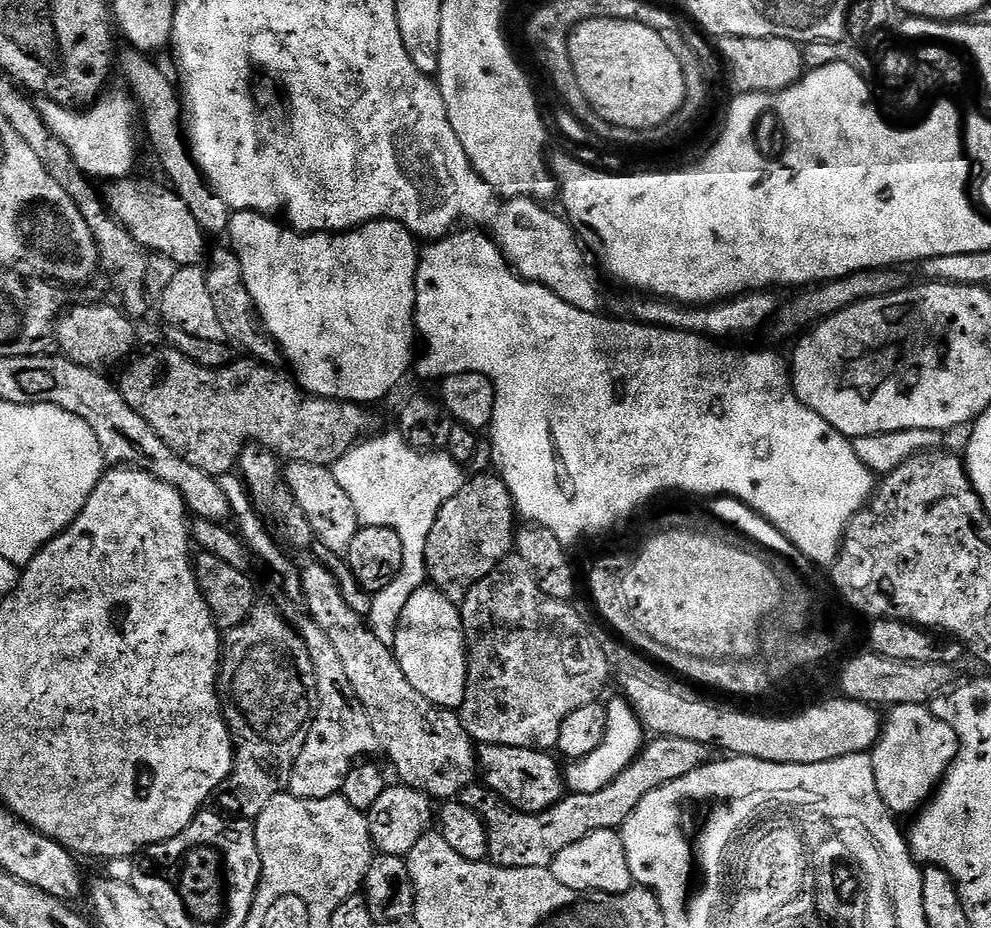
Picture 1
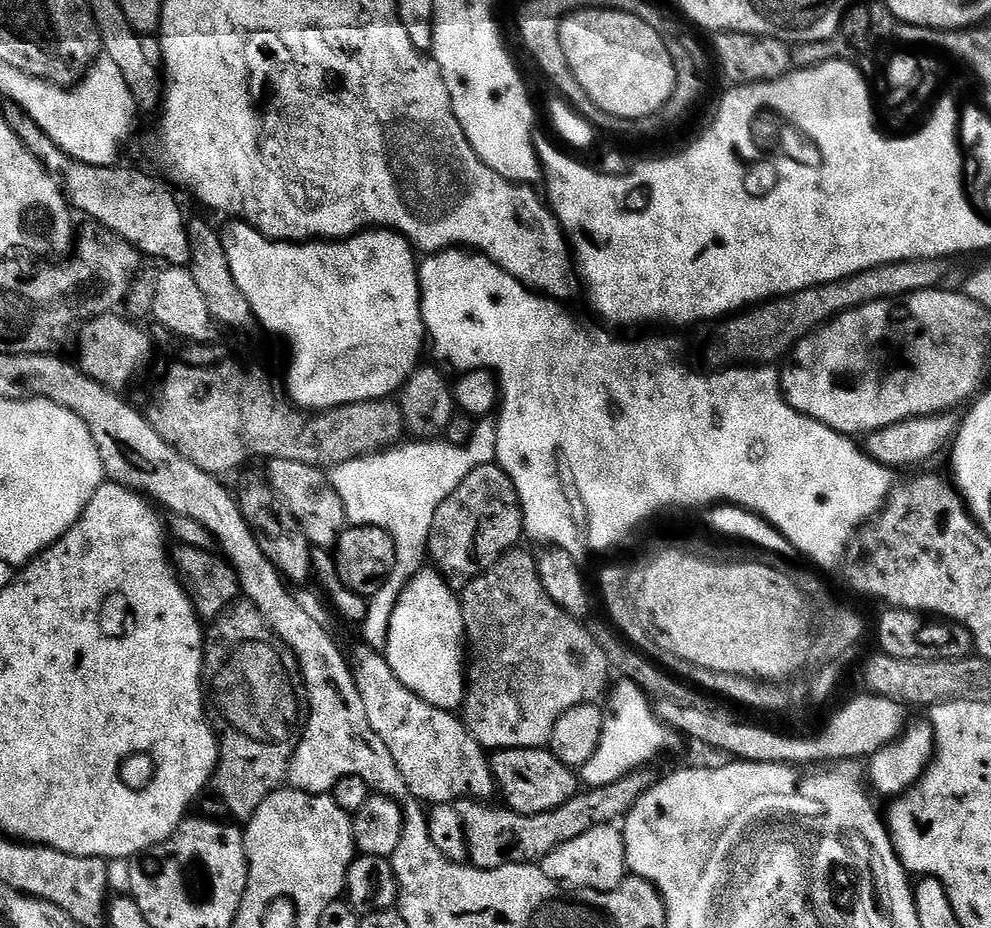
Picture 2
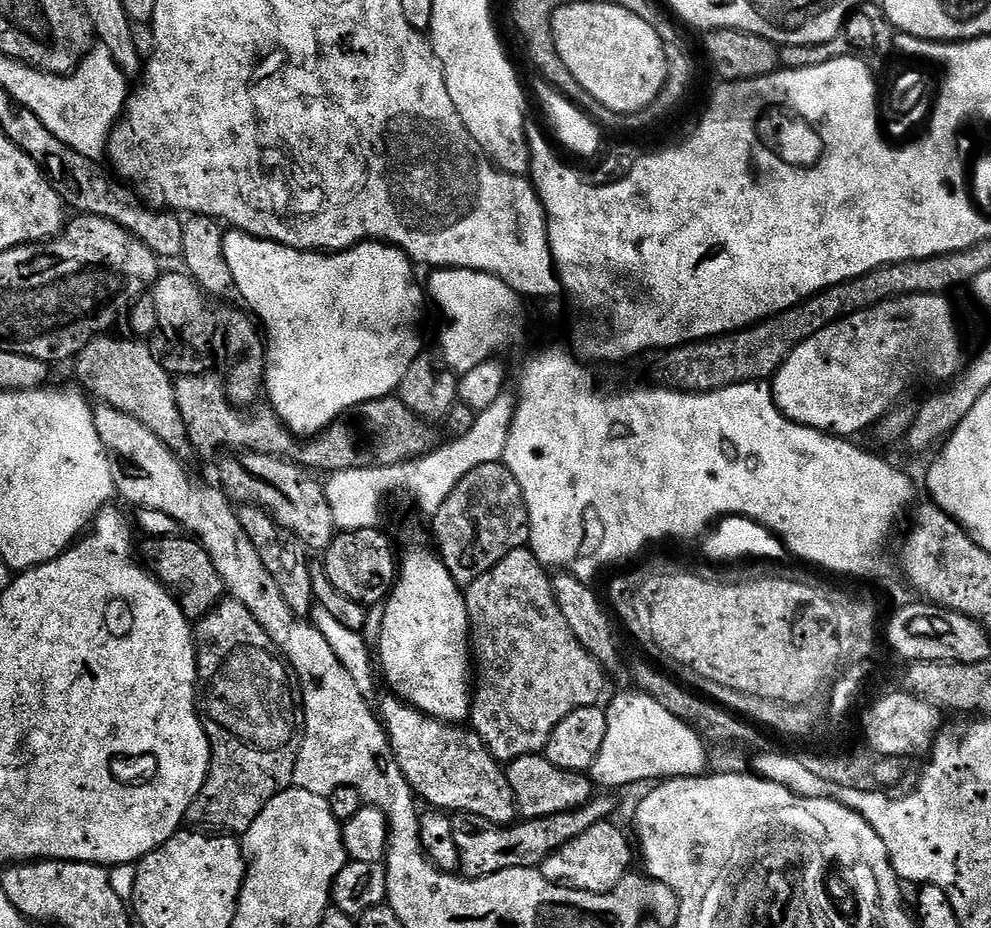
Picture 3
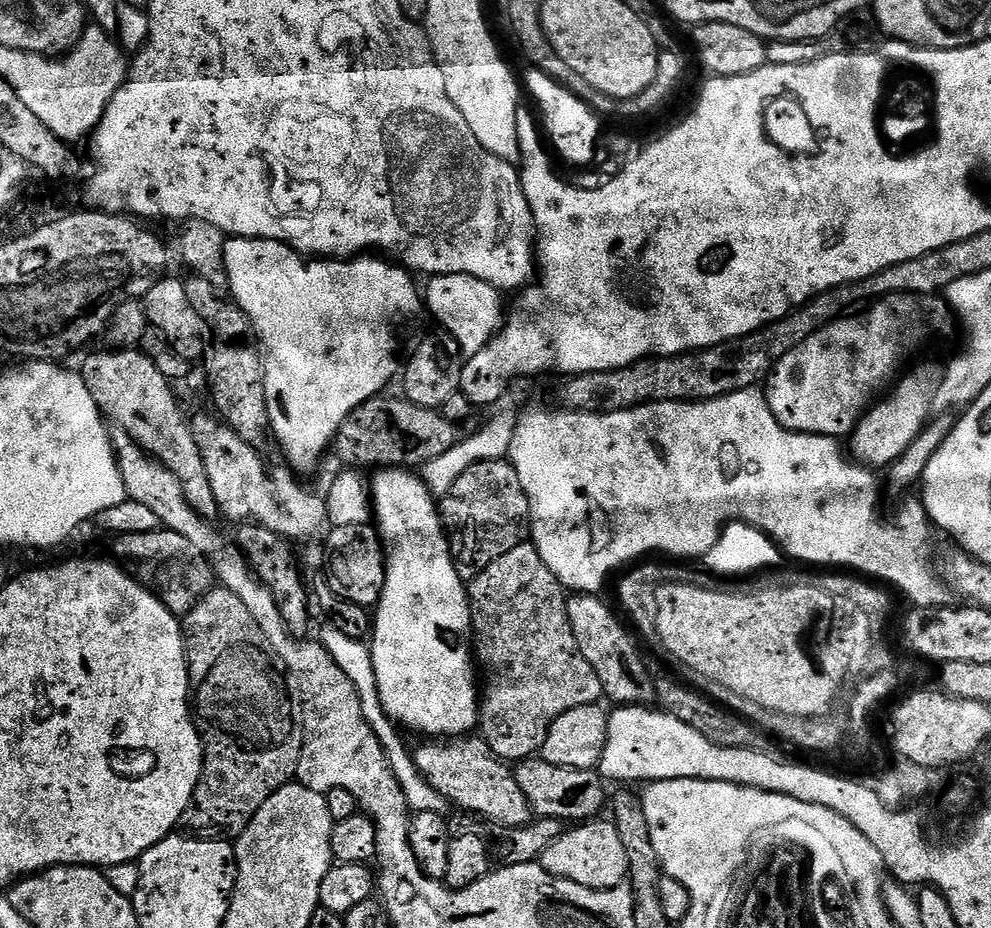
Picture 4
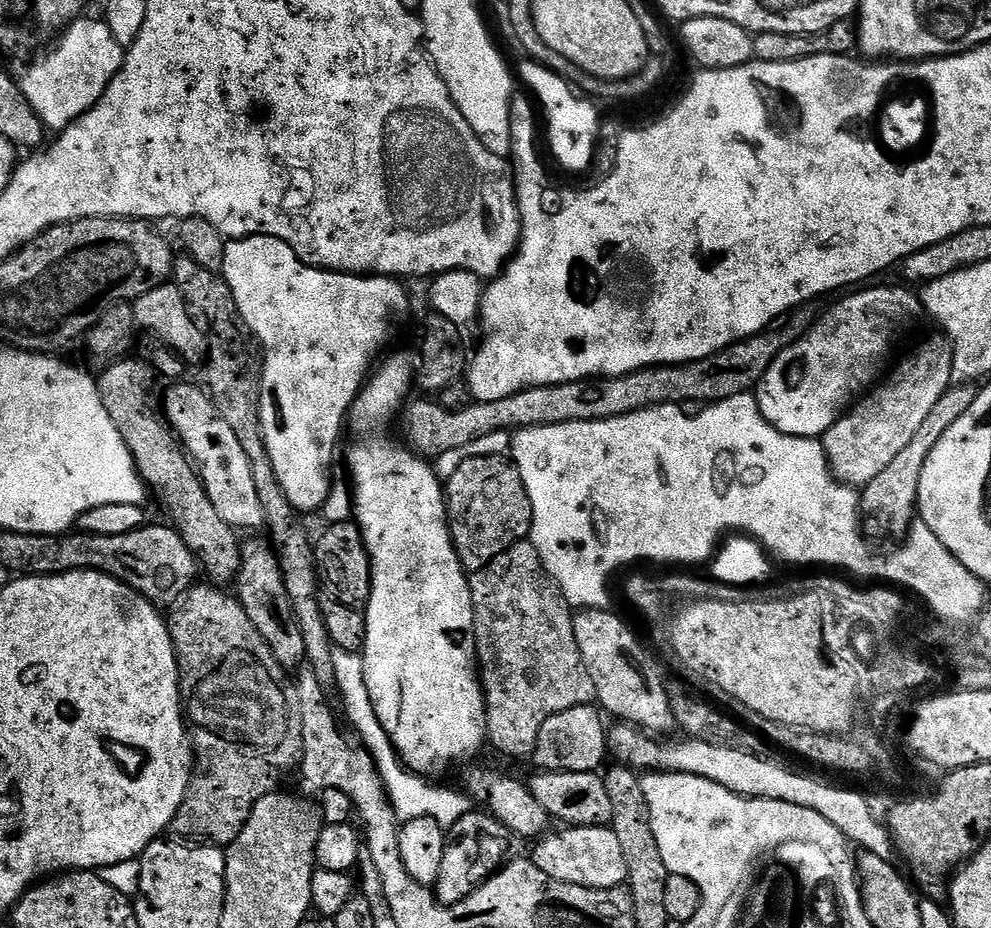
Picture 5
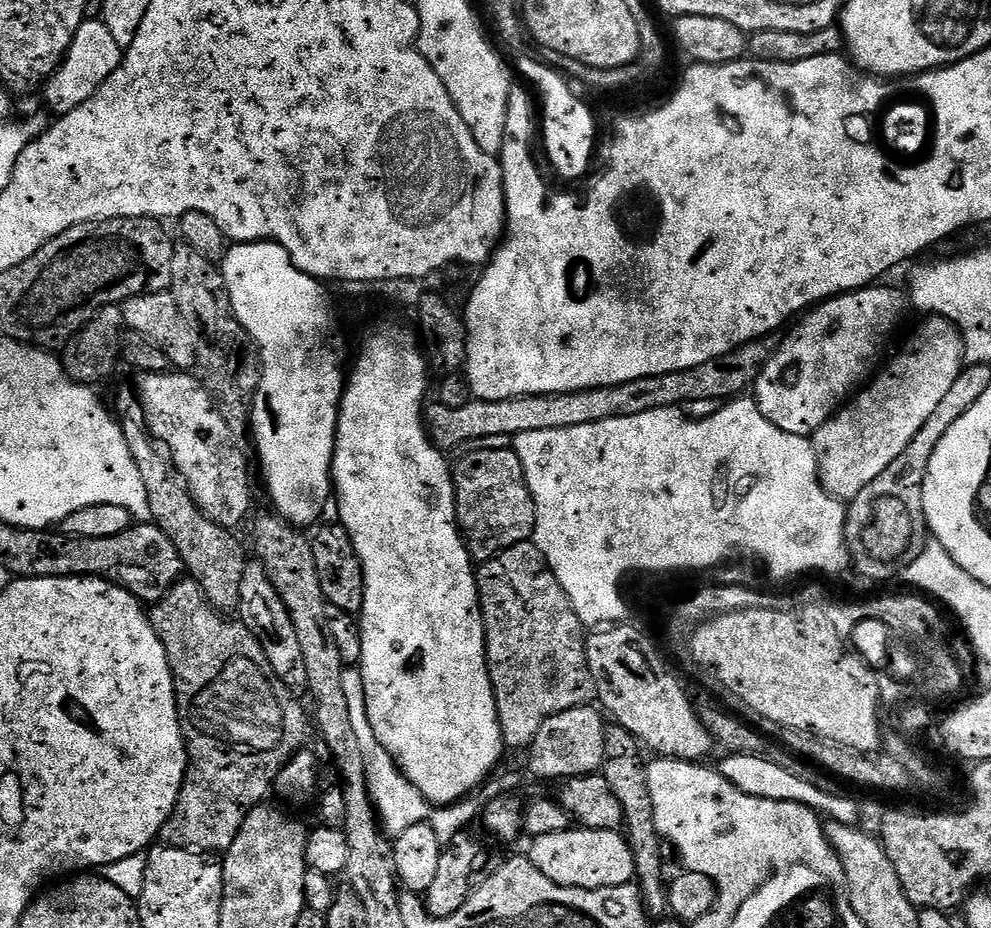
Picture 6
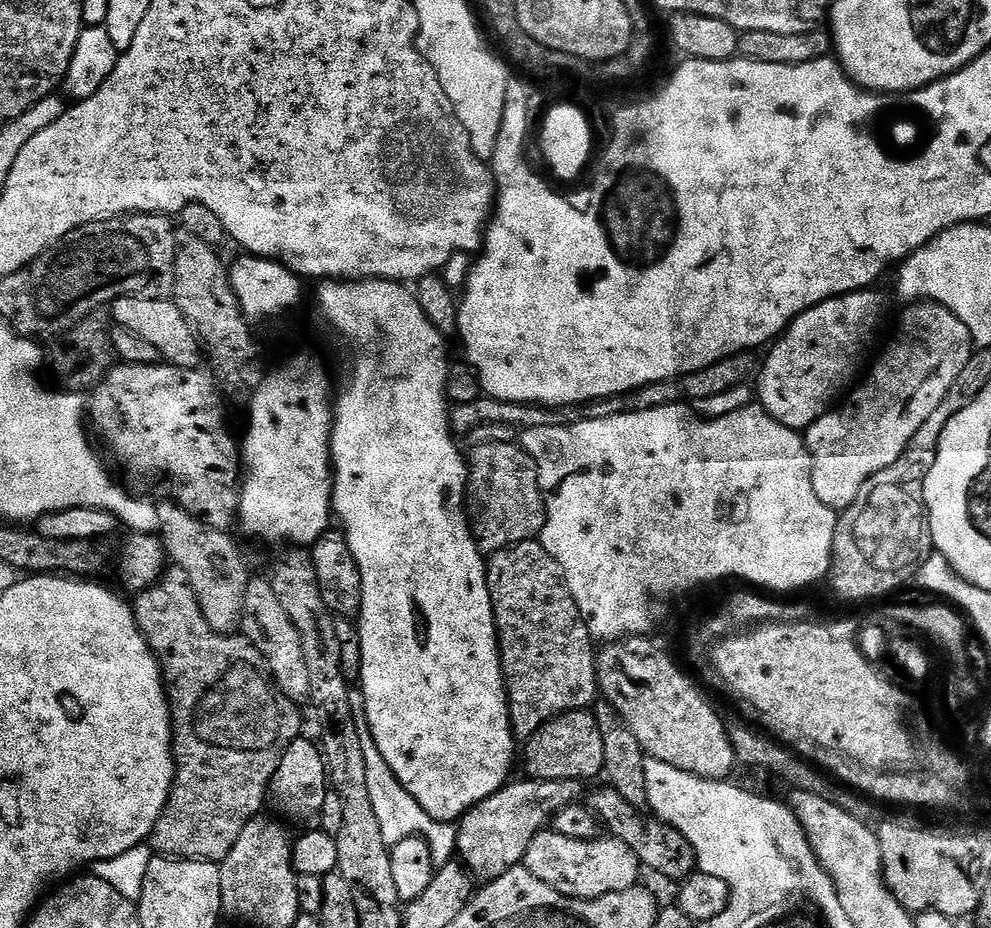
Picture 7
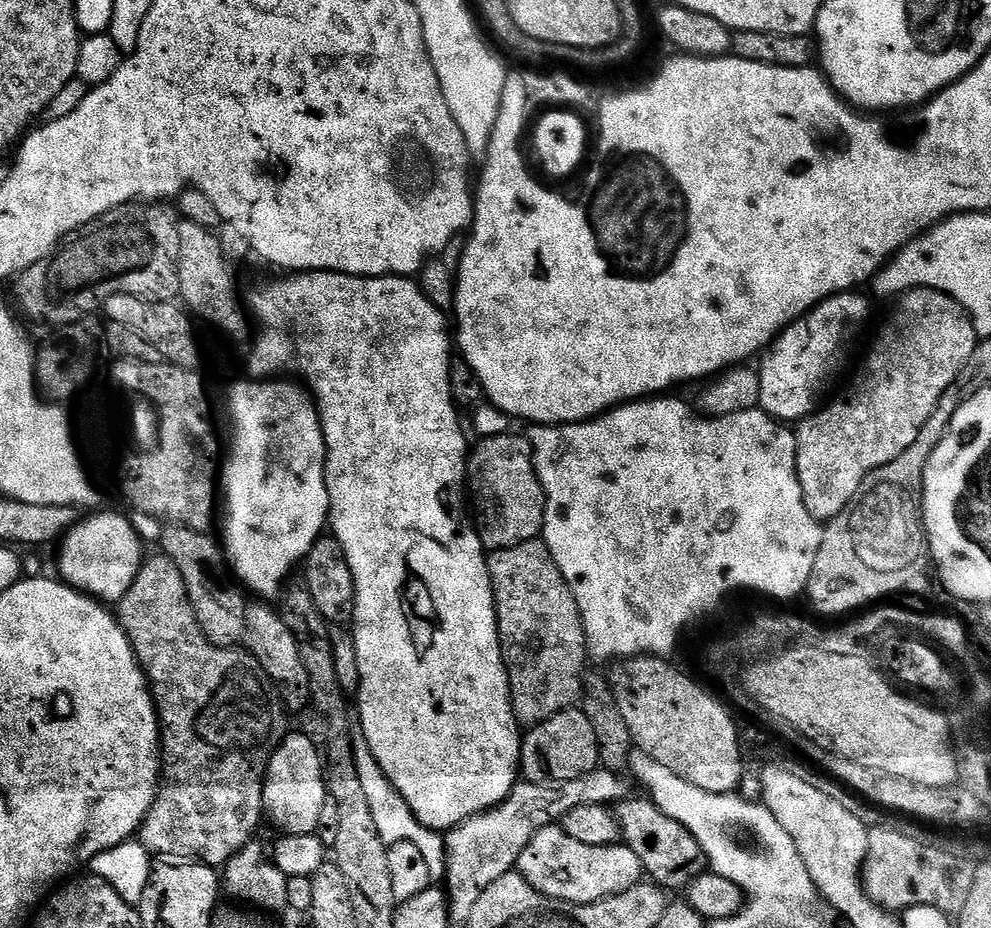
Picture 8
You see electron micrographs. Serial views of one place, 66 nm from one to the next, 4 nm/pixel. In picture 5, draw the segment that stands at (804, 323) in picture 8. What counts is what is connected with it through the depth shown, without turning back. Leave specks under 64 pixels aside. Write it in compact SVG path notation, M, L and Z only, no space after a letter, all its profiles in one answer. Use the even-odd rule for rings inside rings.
M865 287L865 288L864 288L864 289L863 289L863 290L856 290L856 291L853 291L853 292L852 292L852 293L851 293L851 294L848 294L848 295L852 295L852 294L853 294L853 296L848 296L848 297L846 297L846 298L845 298L845 300L840 300L840 301L838 301L838 302L837 302L837 304L836 304L836 305L834 305L834 306L833 306L833 308L832 308L832 309L830 309L830 310L829 310L829 312L828 312L828 313L826 313L826 314L825 314L825 316L824 316L824 313L823 313L823 315L821 315L821 316L820 316L820 317L819 317L819 319L817 319L817 321L816 321L816 323L815 323L815 324L813 324L813 325L812 325L812 327L811 327L811 328L809 328L809 330L808 330L808 332L807 332L807 334L805 334L805 336L803 336L803 337L802 337L802 338L798 338L798 342L794 342L794 343L793 343L793 344L791 344L791 346L790 346L790 347L789 347L789 348L787 348L787 349L786 349L786 350L782 350L782 354L778 354L778 358L774 358L774 362L773 362L773 363L772 363L772 365L771 365L771 366L770 366L770 370L766 370L766 374L765 374L765 375L764 375L764 376L763 376L763 378L762 378L762 379L761 379L761 380L760 380L760 383L759 383L759 384L757 384L757 385L756 385L756 387L755 387L755 389L754 389L754 395L755 395L755 397L756 397L756 401L757 401L757 402L758 402L758 406L759 406L759 407L760 407L760 409L761 409L761 410L762 410L762 418L766 418L766 422L770 422L770 426L774 426L774 427L775 427L775 428L776 428L776 429L778 429L778 431L780 431L780 432L781 432L781 433L782 433L782 434L786 434L786 435L787 435L787 436L806 436L806 437L809 437L809 438L820 438L820 437L823 437L823 435L824 435L824 433L825 433L825 432L828 432L828 431L829 431L829 430L830 430L830 426L834 426L834 425L835 425L835 424L836 424L836 423L837 423L837 422L839 422L839 420L840 420L840 417L841 417L841 416L843 416L843 415L844 415L844 413L845 413L845 412L847 412L847 411L848 411L848 409L849 409L849 408L851 408L851 407L852 407L852 405L853 405L853 403L854 403L854 401L855 401L855 400L856 400L856 399L857 399L857 398L860 398L860 397L863 397L863 396L864 396L864 395L865 395L865 393L867 393L867 392L868 392L868 391L869 391L869 389L871 389L871 388L872 388L872 387L873 387L873 385L875 385L875 384L876 384L876 383L877 383L877 381L879 381L879 380L880 380L880 379L881 379L881 376L882 376L882 373L883 373L883 372L884 372L884 371L885 371L885 368L884 368L884 363L886 363L886 362L887 362L887 360L888 360L888 355L890 355L890 354L891 354L891 352L892 352L892 343L894 343L894 342L895 342L895 340L896 340L896 336L900 336L900 335L902 335L902 334L903 334L903 332L904 332L904 331L906 331L906 330L907 330L907 328L908 328L908 327L910 327L910 326L911 326L911 324L912 324L912 323L914 323L914 322L915 322L915 320L916 320L916 319L918 319L918 318L919 318L919 316L922 316L922 300L921 300L921 297L920 297L920 296L919 296L919 295L917 295L917 293L916 293L916 296L915 296L915 294L914 294L914 293L912 293L912 292L907 292L907 290L908 290L908 291L912 291L912 290L909 290L909 289L908 289L908 288L907 288L907 287L904 287L904 288L905 288L905 289L904 289L904 288L868 288L868 289L867 289L867 288L868 288L868 287Z

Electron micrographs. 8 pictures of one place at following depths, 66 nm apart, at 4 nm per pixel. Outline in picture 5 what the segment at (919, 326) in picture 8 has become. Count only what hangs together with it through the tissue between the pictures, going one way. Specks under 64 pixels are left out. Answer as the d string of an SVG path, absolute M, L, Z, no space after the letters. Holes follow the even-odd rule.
M947 339L928 340L917 352L912 352L892 373L887 373L883 382L877 383L863 398L857 399L852 407L840 417L839 422L830 426L830 430L822 437L824 453L828 459L828 464L832 468L832 475L842 484L853 486L863 486L869 484L890 462L894 462L894 457L906 450L910 446L910 438L920 427L922 421L930 415L930 410L938 406L938 398L946 394L949 388L953 387L952 378L952 345Z

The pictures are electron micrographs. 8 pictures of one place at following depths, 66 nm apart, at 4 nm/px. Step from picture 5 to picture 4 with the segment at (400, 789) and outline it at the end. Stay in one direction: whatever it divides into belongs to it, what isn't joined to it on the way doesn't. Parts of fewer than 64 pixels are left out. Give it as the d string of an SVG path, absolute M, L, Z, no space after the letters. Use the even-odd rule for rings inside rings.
M325 623L323 627L324 629L318 633L319 642L332 655L334 662L338 662L338 670L342 670L342 674L346 674L346 678L350 678L350 682L354 682L354 690L358 692L358 702L362 706L362 718L366 718L370 730L374 730L374 734L382 742L384 753L390 762L390 770L394 770L394 778L398 778L398 782L406 794L406 802L409 809L413 813L443 813L445 811L444 808L446 808L446 802L422 778L416 768L416 761L413 755L410 750L408 752L404 746L403 738L399 736L401 733L398 731L397 725L388 717L386 710L382 706L382 698L378 694L378 678L374 674L371 647L365 641L347 637L346 634L342 634L342 630L338 630L330 623Z

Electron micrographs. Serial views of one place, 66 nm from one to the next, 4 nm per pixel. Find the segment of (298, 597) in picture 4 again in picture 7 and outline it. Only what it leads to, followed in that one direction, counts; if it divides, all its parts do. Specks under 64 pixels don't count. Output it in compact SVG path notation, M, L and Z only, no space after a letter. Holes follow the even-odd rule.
M253 575L246 586L246 602L242 606L244 623L242 635L258 649L268 663L270 674L297 706L304 706L312 699L310 694L310 677L306 667L306 657L302 655L302 638L298 638L298 630L294 630L294 622L290 622L290 614L286 614L285 608L278 603L278 594L274 594L274 586L271 579Z

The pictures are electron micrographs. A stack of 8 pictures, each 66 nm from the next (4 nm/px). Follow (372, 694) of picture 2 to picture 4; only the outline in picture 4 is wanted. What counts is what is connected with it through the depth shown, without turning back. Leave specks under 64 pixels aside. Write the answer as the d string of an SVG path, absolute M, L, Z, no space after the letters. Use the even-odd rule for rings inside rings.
M448 738L443 742L424 742L420 749L414 752L416 768L422 778L428 783L441 798L449 805L457 804L457 809L483 818L489 825L500 830L510 828L525 828L532 823L534 813L532 807L526 802L522 790L518 787L515 771L505 761L497 760L492 755L490 746L483 738Z

